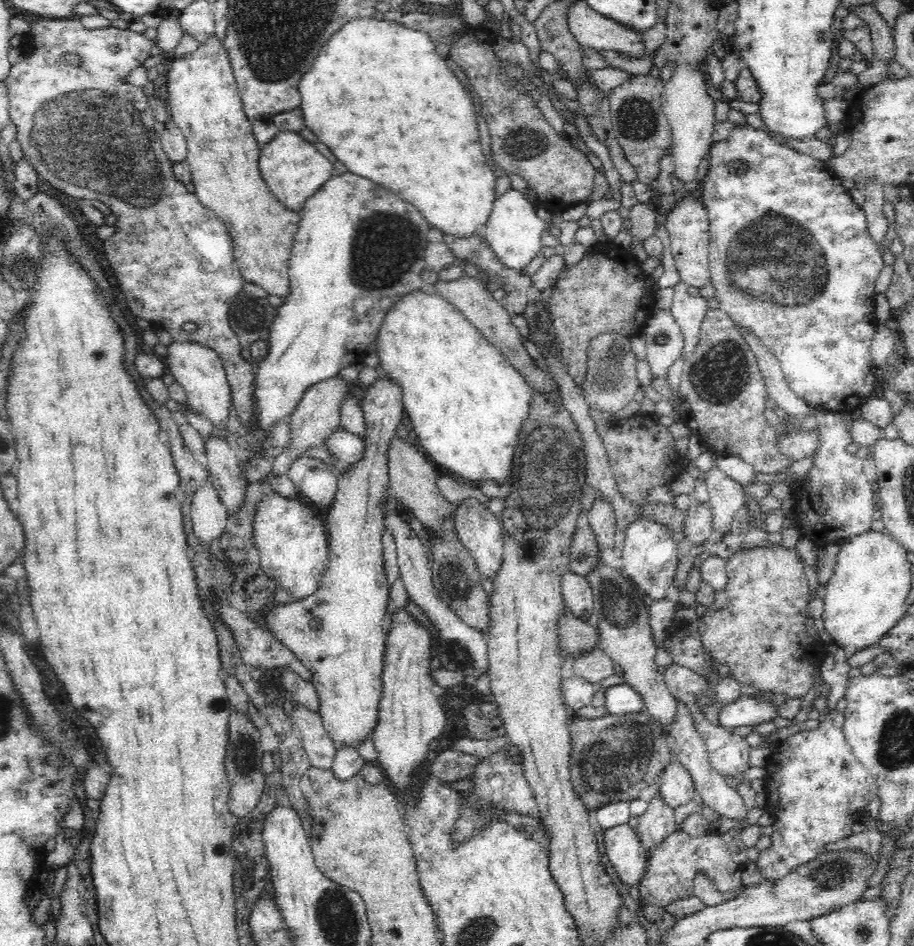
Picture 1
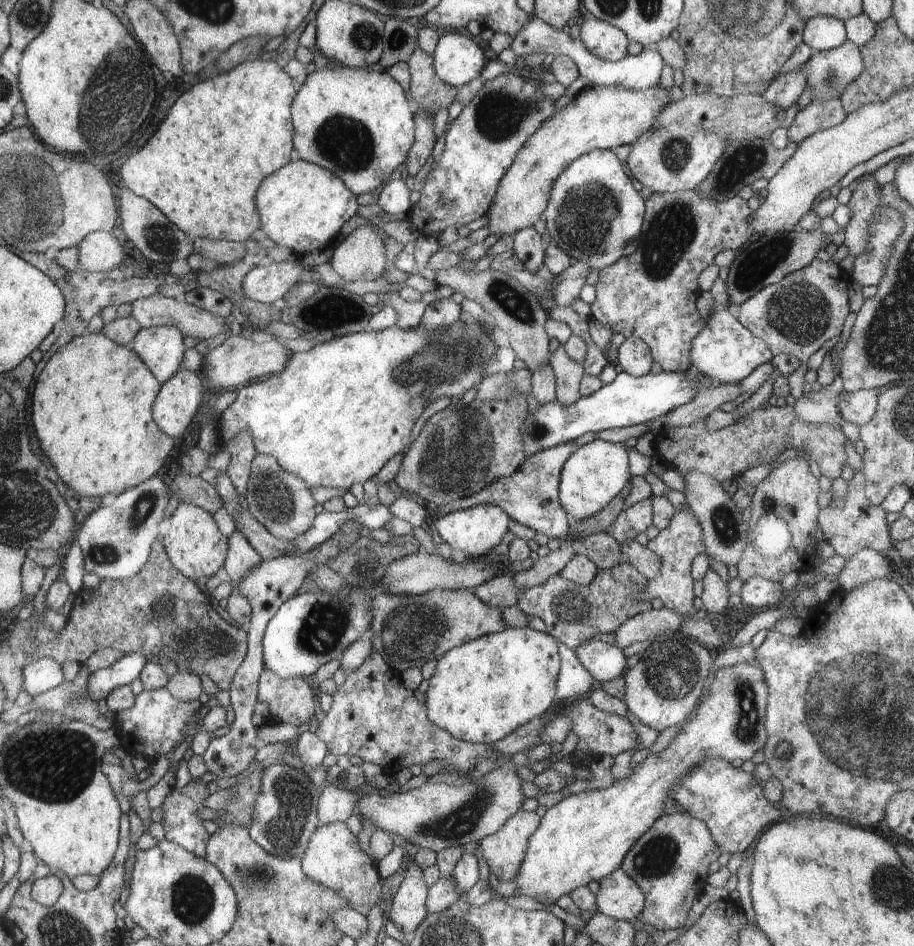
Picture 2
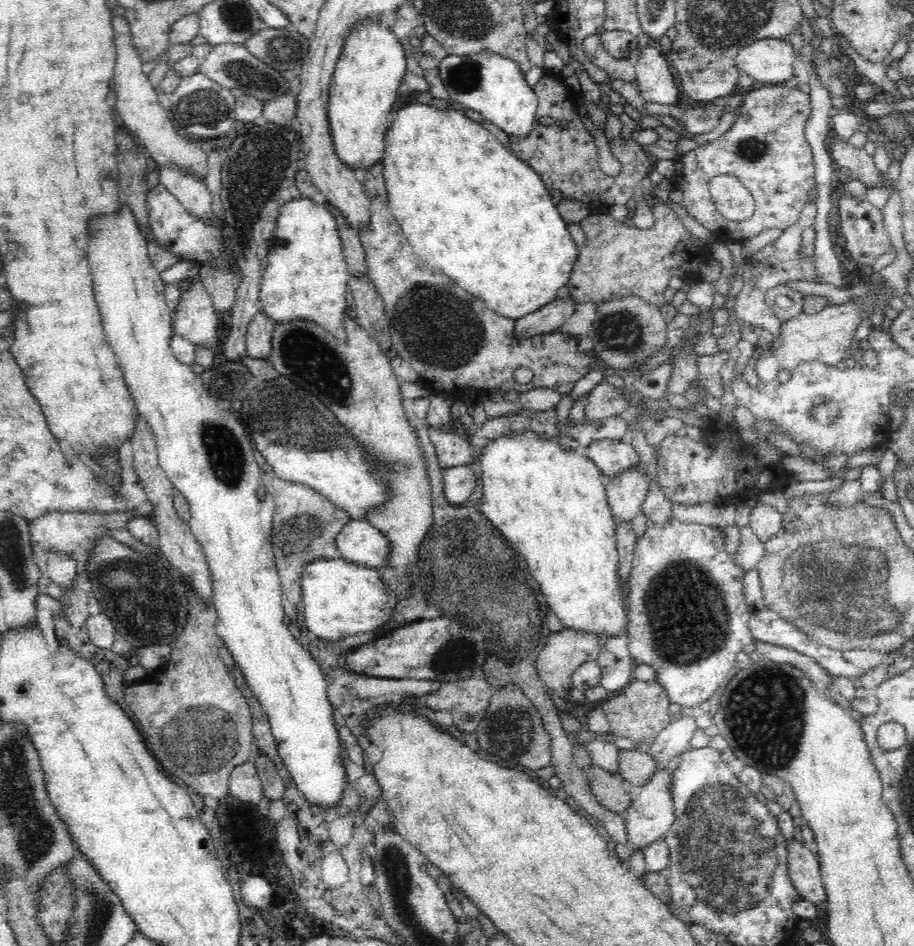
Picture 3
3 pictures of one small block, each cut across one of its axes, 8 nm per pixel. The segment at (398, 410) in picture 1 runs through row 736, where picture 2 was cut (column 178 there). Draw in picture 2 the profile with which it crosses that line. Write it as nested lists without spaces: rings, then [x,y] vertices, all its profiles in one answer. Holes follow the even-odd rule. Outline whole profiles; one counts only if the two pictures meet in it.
[[[166,325],[146,327],[132,339],[132,350],[154,372],[160,382],[166,382],[180,370],[185,351],[184,335]]]

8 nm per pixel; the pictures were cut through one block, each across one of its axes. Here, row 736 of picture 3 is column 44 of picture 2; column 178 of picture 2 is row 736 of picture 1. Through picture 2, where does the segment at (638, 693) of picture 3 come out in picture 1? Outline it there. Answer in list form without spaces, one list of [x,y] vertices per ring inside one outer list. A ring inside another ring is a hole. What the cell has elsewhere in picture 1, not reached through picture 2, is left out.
[[[645,711],[627,715],[606,715],[594,719],[575,719],[570,722],[568,764],[572,787],[587,809],[587,816],[597,816],[597,811],[608,803],[630,803],[639,793],[652,785],[671,763],[668,733],[662,724]]]

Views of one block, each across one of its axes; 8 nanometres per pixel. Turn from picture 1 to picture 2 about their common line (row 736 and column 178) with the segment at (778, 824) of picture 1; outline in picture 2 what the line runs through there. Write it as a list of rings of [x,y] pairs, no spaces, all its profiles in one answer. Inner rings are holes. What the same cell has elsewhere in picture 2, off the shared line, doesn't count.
[[[192,779],[186,783],[183,788],[174,789],[166,795],[161,804],[160,809],[156,812],[156,818],[160,821],[164,828],[164,839],[176,843],[178,846],[184,847],[187,851],[206,858],[207,842],[211,835],[204,827],[204,819],[198,816],[198,812],[204,808],[206,798],[210,796],[208,789],[204,783],[200,783],[198,779]]]

